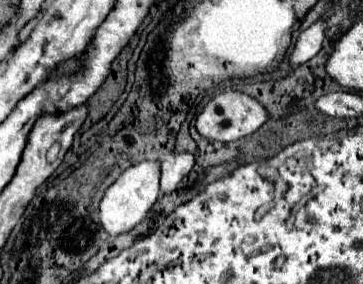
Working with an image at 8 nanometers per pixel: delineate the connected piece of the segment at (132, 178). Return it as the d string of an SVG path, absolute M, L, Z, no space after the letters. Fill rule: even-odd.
M141 161L133 167L129 167L105 193L103 201L101 201L101 211L99 211L99 219L101 225L105 227L105 231L111 237L117 237L119 233L127 233L131 231L137 223L141 223L141 219L147 215L147 211L153 207L153 203L159 197L159 161Z

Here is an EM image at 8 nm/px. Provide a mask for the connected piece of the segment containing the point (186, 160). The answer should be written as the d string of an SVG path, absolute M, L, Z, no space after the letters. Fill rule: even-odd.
M177 153L173 161L165 161L161 167L161 193L171 193L179 185L179 181L191 171L195 163L193 153Z

